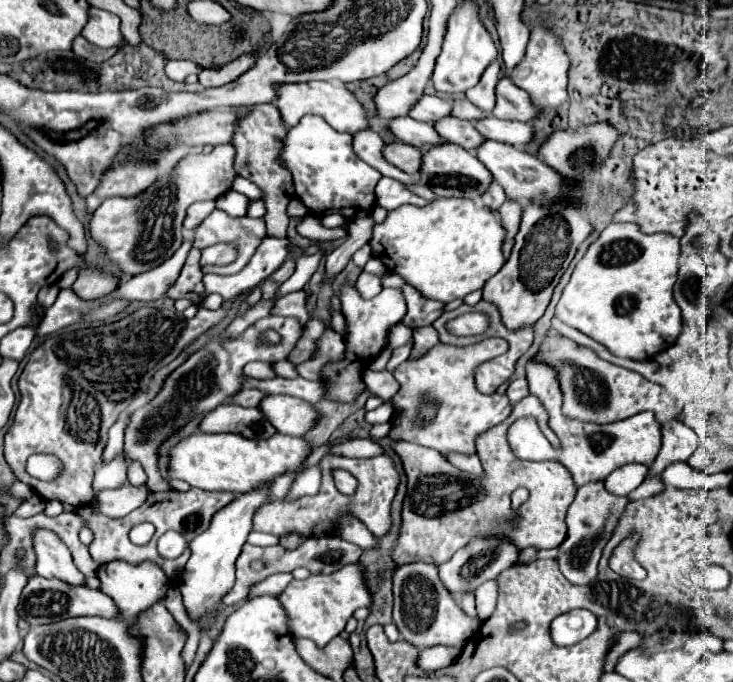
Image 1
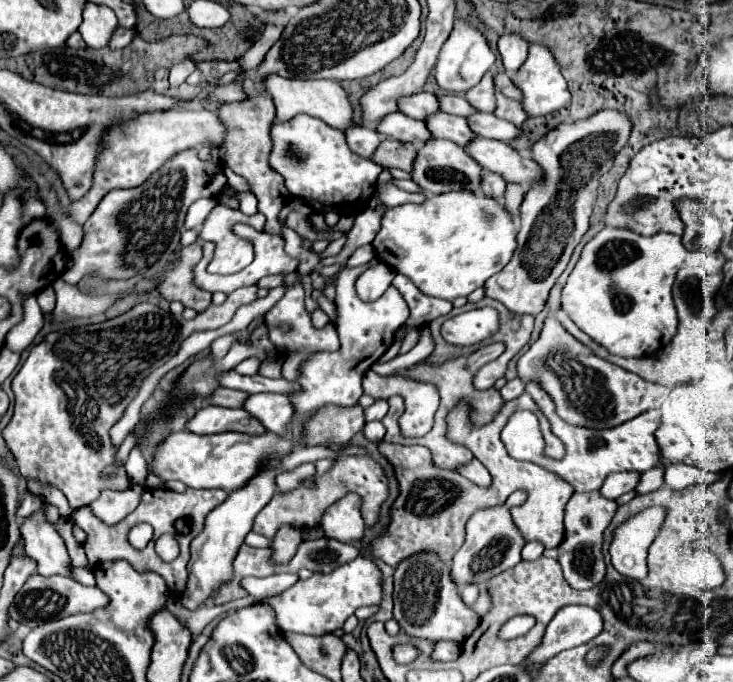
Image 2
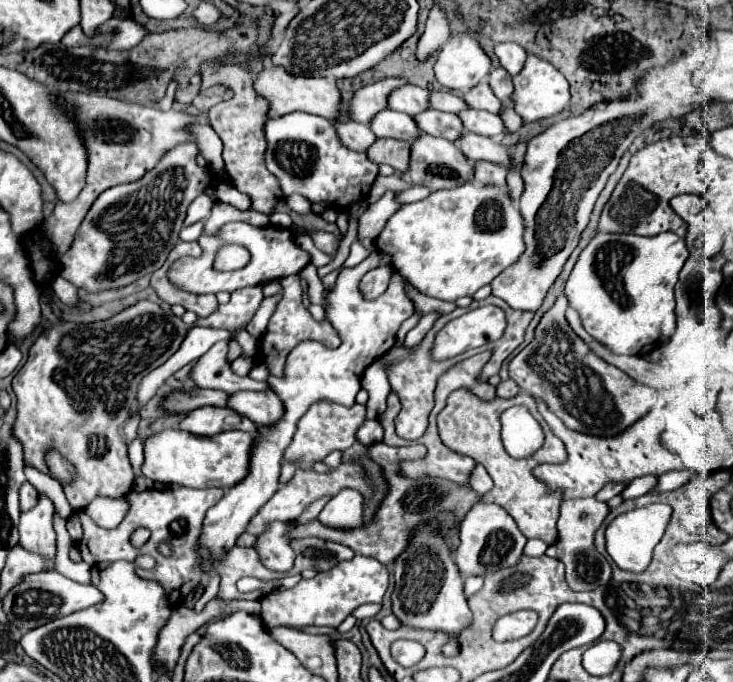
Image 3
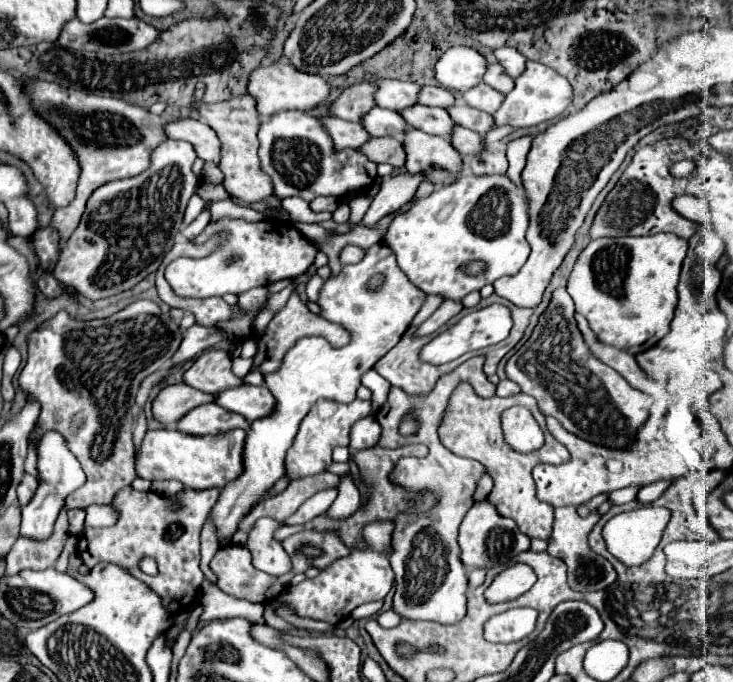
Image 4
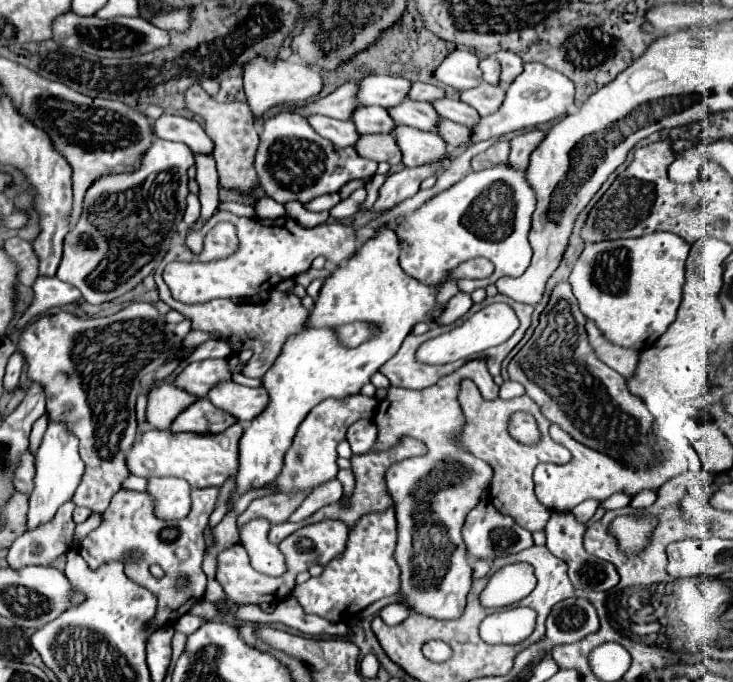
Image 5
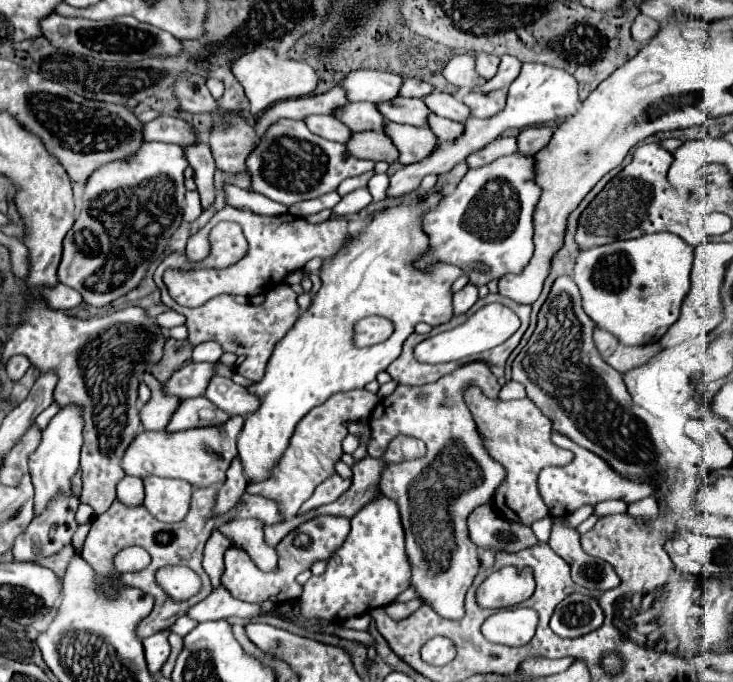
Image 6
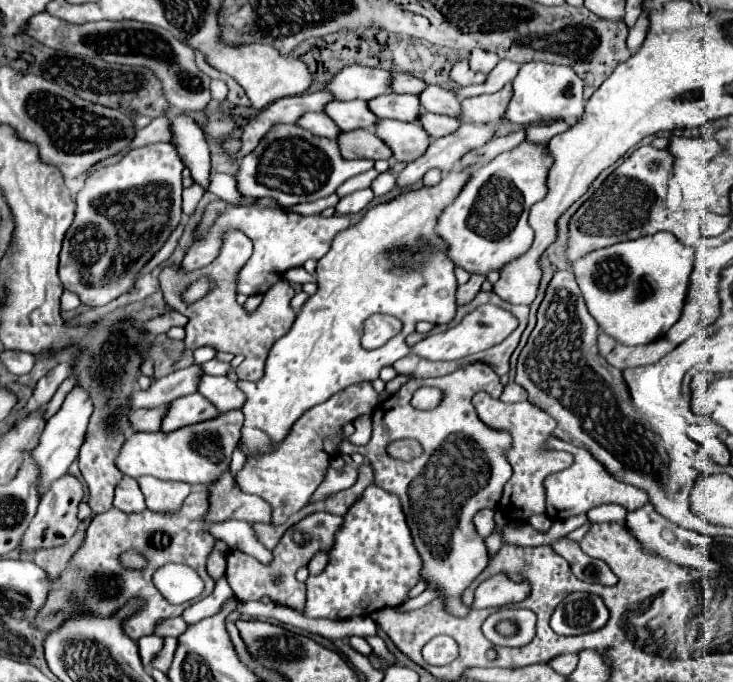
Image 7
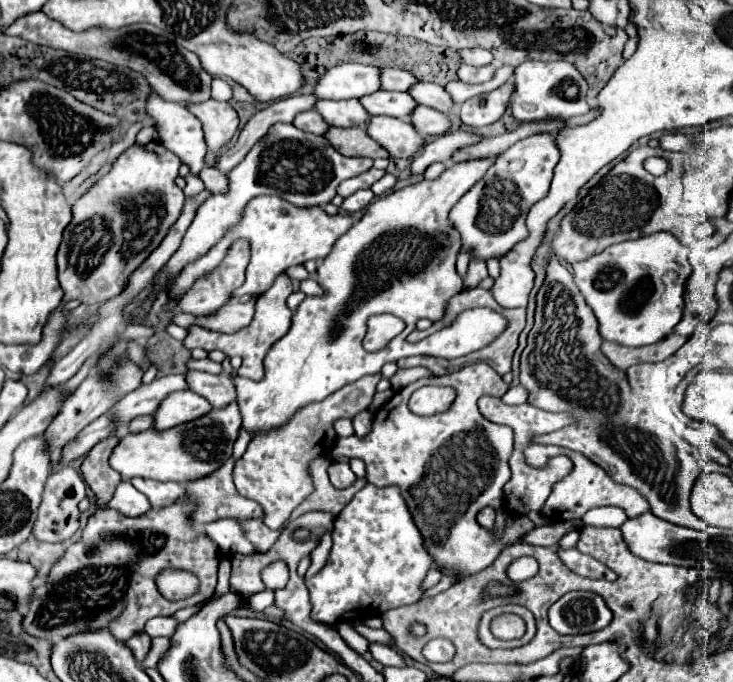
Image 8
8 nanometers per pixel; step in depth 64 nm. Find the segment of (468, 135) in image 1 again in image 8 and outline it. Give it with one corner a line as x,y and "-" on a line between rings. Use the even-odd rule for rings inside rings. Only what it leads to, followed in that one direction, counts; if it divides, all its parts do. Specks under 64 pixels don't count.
378,90
368,96
360,98
360,104
366,108
370,116
394,116
402,118
412,112
412,106
416,106
414,98
408,92
386,92

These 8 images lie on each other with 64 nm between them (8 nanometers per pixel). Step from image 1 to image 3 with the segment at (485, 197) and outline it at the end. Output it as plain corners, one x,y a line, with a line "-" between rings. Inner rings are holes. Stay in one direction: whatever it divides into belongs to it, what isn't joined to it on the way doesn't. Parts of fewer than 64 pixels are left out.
474,162
474,180
478,184
506,184
506,166
498,162

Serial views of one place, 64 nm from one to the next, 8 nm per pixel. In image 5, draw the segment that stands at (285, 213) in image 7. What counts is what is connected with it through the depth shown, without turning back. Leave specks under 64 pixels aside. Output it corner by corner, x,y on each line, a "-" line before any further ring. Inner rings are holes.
218,210
198,232
192,232
186,238
186,246
192,252
202,252
204,248
204,236
206,232
218,224
218,222
232,222
238,228
240,236
240,248
238,252
228,258
228,260
218,260
218,262
170,262
164,268
164,282
168,284
172,298
180,300
182,304
202,304
214,298
250,298
252,294
272,290
276,284
280,284
286,278
294,278
302,274
304,270
310,268
312,260
316,256
324,256
328,264
338,266
342,260
348,260
352,252
356,252
356,234
350,226
342,222
330,222
330,224
320,224
314,228
304,228
296,220
292,226
288,224
290,220
286,218
286,226
280,226
278,220
262,220
262,218
246,218
246,216
236,216
232,212

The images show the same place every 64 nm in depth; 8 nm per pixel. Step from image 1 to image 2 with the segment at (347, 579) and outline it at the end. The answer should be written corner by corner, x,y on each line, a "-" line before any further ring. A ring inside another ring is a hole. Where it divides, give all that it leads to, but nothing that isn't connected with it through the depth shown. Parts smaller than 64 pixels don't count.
356,558
330,574
312,574
308,580
298,580
286,592
264,600
276,614
276,626
300,634
328,634
342,628
348,616
360,606
382,602
382,572
370,558

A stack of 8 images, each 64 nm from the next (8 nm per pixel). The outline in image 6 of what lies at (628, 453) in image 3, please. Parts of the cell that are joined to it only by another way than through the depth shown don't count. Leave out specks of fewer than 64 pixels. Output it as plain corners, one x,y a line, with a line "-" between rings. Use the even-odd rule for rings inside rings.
552,432
552,442
560,448
572,450
574,460
564,468
544,468
544,472
540,472
538,488
540,488
540,496
542,496
544,504
550,510
550,516
554,516
554,518
568,516
568,514
576,512
580,506
586,506
586,504
596,506
598,502
604,502
604,500
624,500
626,504
632,504
632,502
638,502
652,494
652,488
648,488
648,484
636,484
636,482
620,478
616,472
612,472
612,468
604,460
600,460
600,456
574,444
566,436

